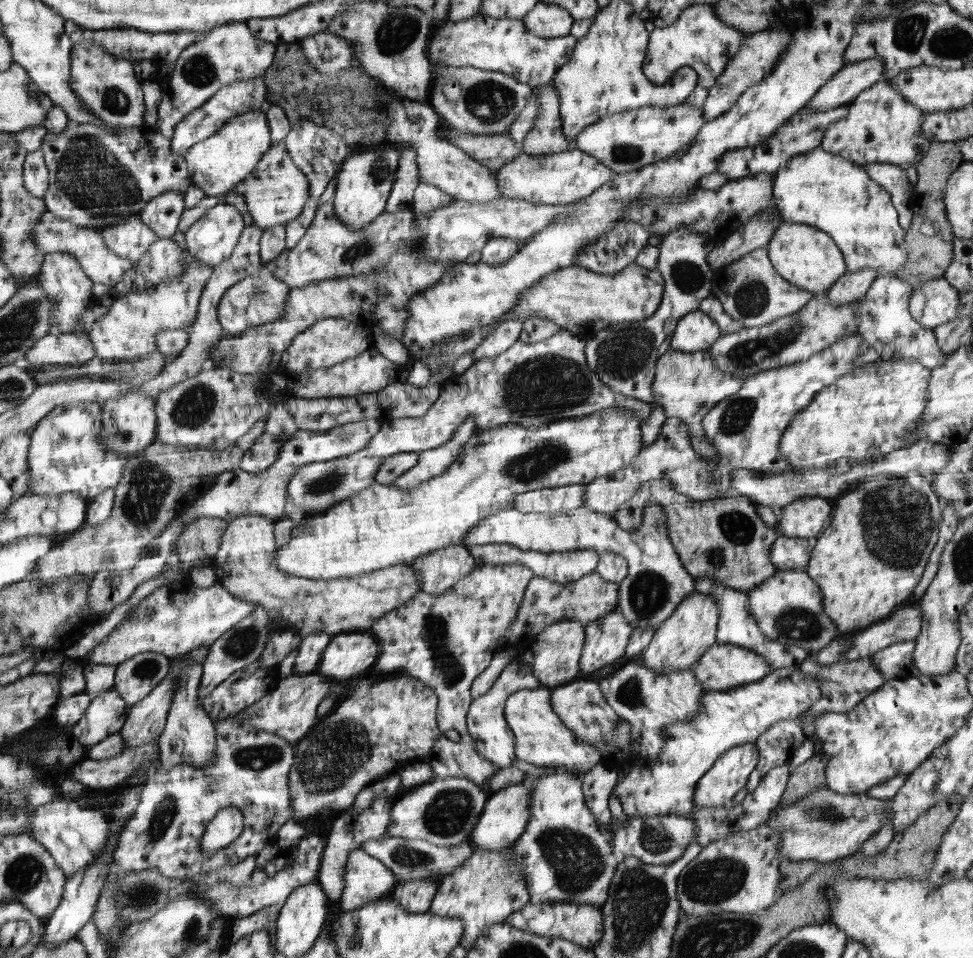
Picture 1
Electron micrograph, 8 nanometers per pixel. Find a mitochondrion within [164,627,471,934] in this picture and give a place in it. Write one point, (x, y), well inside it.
(335, 752)

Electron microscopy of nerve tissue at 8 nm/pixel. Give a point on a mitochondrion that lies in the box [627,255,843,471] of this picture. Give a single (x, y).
(747, 353)

